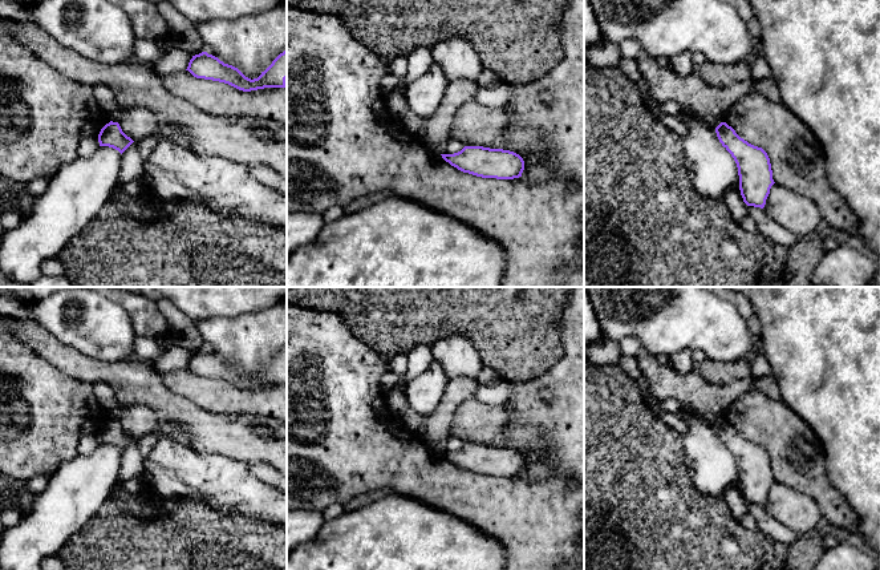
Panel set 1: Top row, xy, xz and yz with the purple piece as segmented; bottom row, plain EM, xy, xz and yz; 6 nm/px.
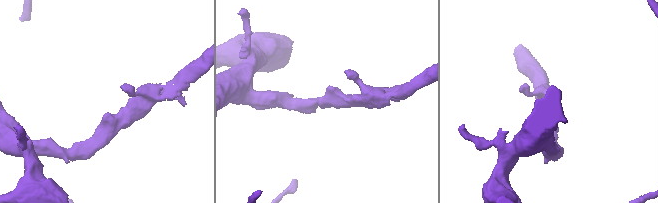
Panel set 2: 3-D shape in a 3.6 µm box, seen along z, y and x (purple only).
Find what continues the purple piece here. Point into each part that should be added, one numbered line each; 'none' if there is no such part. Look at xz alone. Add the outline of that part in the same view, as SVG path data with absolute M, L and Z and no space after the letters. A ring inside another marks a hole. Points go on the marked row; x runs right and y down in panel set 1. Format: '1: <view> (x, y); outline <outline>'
none

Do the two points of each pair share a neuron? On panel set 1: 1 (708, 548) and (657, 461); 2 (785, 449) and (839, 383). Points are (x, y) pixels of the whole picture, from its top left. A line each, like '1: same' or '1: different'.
1: same
2: different

